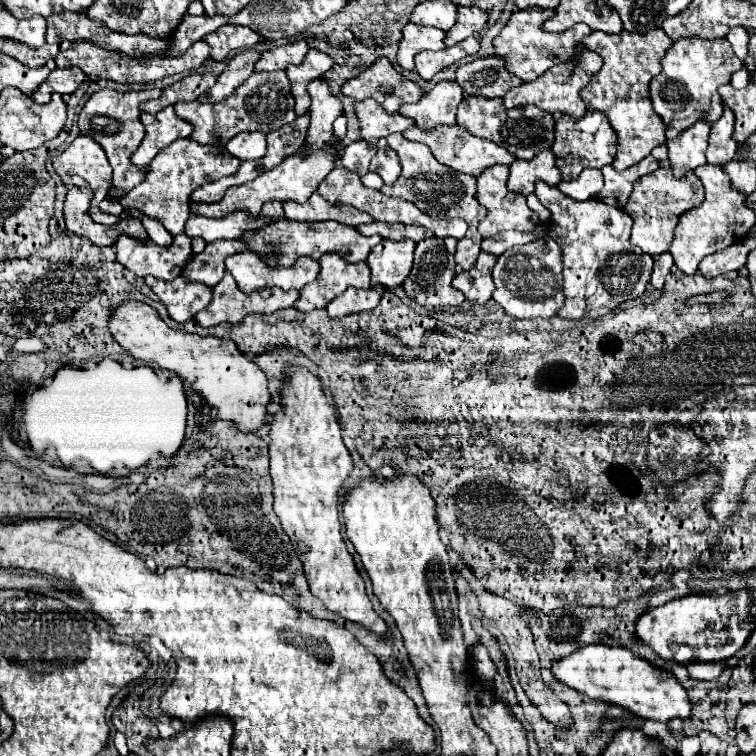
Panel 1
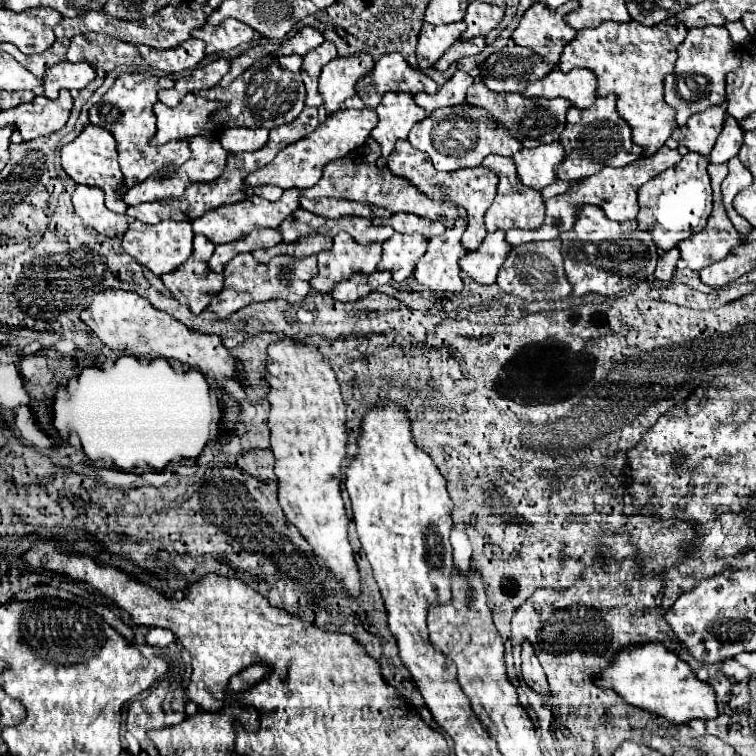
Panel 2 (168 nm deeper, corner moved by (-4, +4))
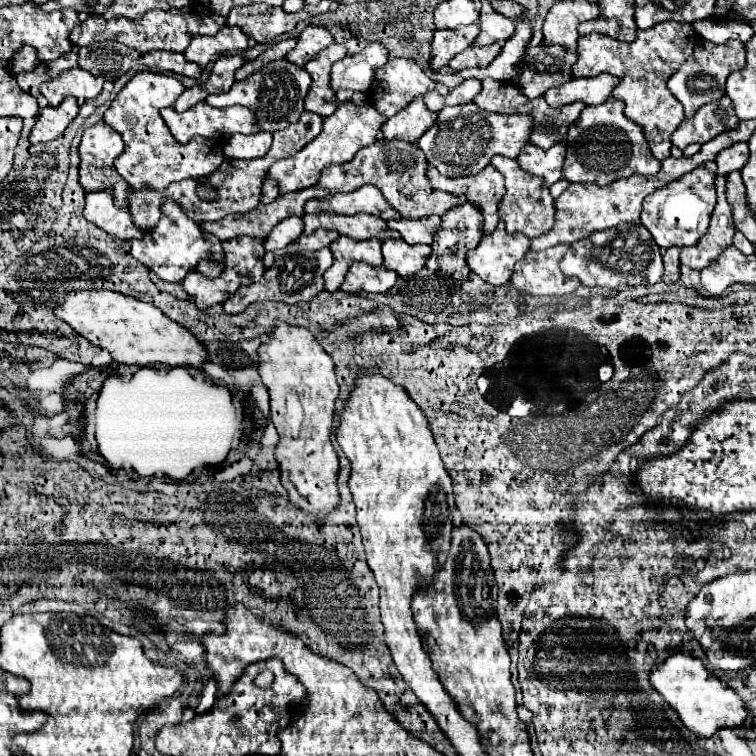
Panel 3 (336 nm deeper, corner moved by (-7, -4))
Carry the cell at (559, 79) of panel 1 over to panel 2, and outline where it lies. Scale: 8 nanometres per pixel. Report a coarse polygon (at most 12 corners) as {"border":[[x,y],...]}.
{"border":[[553,68],[523,96],[567,98],[575,108],[595,102],[595,74]]}

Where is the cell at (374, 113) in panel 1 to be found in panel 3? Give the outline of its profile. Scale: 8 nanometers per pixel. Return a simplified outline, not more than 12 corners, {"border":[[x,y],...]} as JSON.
{"border":[[422,98],[382,126],[384,138],[416,142],[436,120]]}

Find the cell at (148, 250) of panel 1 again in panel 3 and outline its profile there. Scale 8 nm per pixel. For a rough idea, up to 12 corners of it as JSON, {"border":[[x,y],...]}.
{"border":[[164,198],[158,226],[132,240],[132,256],[166,282],[200,260],[222,244]]}

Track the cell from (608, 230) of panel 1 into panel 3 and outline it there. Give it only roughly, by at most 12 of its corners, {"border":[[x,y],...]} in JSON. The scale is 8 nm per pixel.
{"border":[[626,224],[570,244],[560,264],[584,286],[662,278],[644,226]]}

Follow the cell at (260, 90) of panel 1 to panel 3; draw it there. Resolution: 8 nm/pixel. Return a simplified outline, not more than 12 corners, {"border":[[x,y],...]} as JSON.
{"border":[[288,60],[270,62],[228,92],[208,96],[256,114],[262,130],[298,122],[312,80]]}

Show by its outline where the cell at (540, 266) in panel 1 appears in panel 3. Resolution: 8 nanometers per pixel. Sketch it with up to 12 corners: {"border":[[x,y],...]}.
{"border":[[568,244],[518,262],[512,284],[534,296],[572,294],[580,280],[558,266]]}

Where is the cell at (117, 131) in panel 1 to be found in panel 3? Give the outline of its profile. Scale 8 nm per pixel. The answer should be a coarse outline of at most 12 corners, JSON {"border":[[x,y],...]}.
{"border":[[138,72],[104,122],[124,138],[114,160],[134,188],[202,180],[224,160],[222,144],[178,144],[160,118],[184,92],[180,80]]}

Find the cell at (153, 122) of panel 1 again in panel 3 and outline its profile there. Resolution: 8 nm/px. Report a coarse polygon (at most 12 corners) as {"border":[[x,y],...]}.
{"border":[[198,102],[160,110],[180,144],[260,132],[254,112]]}

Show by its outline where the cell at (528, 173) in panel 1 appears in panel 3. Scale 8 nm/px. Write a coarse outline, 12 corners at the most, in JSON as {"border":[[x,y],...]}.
{"border":[[526,144],[518,164],[536,176],[542,186],[562,178],[566,144],[542,150]]}

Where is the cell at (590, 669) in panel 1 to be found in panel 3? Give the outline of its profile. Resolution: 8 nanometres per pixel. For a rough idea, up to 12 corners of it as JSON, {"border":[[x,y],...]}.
{"border":[[676,652],[650,682],[686,728],[738,728],[748,704],[700,658]]}

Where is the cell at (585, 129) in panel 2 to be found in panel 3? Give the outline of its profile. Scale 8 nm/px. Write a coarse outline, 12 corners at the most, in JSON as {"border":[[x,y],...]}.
{"border":[[622,100],[586,106],[568,130],[564,178],[606,186],[654,176]]}

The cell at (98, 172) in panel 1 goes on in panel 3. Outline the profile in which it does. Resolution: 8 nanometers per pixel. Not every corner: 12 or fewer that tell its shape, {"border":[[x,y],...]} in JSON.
{"border":[[106,122],[84,130],[80,184],[86,192],[114,188],[126,204],[128,182],[114,158],[122,136]]}

